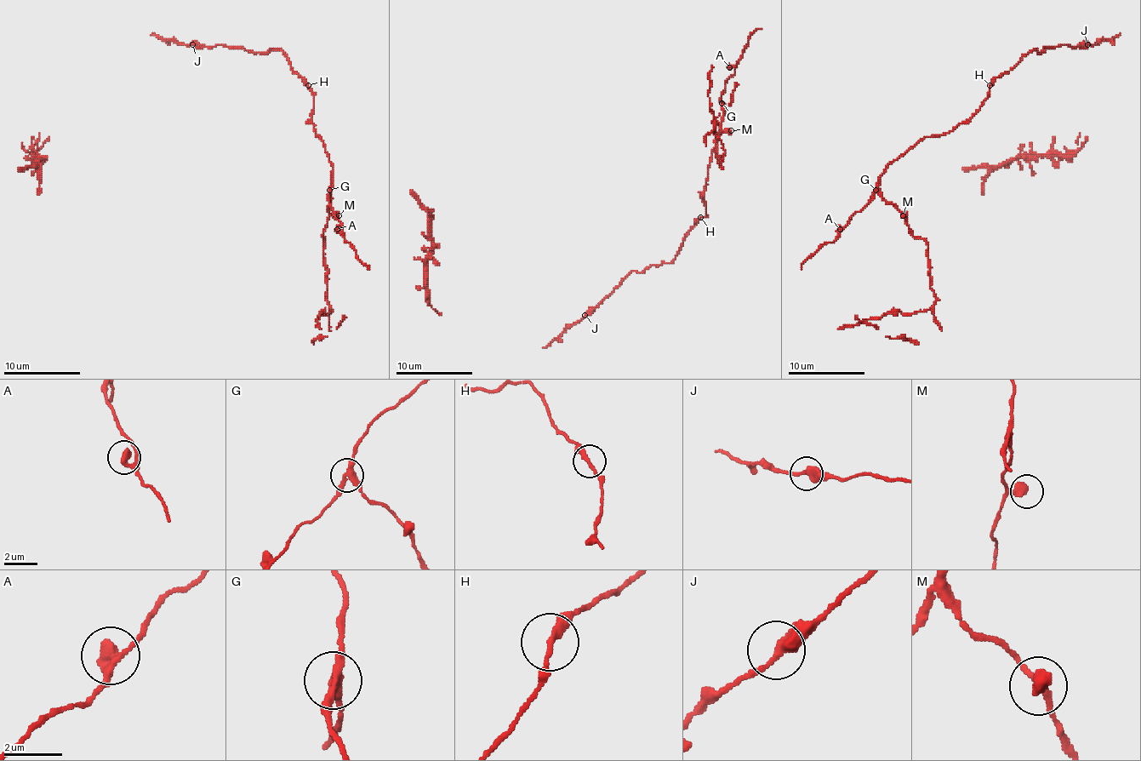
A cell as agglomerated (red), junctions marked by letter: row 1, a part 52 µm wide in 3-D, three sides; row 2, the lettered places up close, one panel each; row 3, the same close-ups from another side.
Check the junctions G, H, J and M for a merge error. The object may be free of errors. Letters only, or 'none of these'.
G

